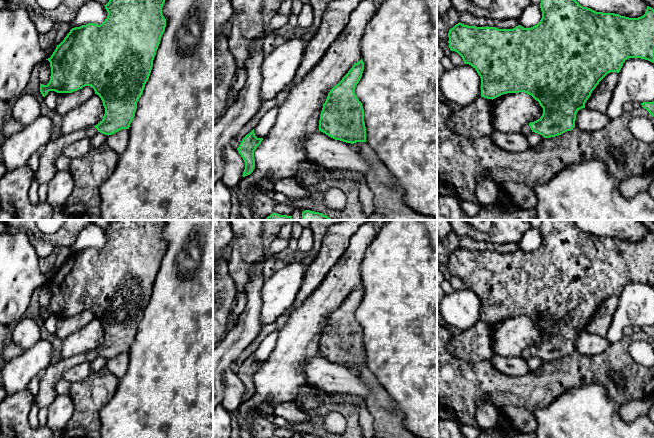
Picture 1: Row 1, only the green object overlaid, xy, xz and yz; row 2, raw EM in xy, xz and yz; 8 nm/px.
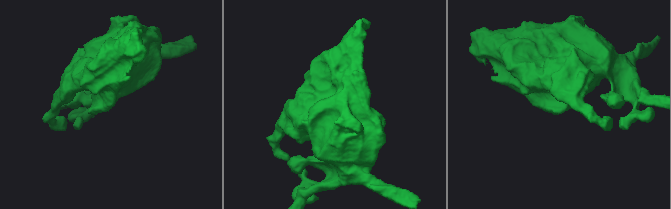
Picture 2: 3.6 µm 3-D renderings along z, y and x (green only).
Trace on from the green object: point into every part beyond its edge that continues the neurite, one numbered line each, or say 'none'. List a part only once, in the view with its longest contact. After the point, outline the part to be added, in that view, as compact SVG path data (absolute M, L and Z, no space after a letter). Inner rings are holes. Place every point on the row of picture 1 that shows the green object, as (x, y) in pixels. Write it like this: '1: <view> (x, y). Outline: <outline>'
1: yz (526, 129). Outline: M529 124L524 125L524 126L522 127L522 129L521 129L521 133L522 133L524 136L530 134L531 132L532 132L532 130L531 130Z

